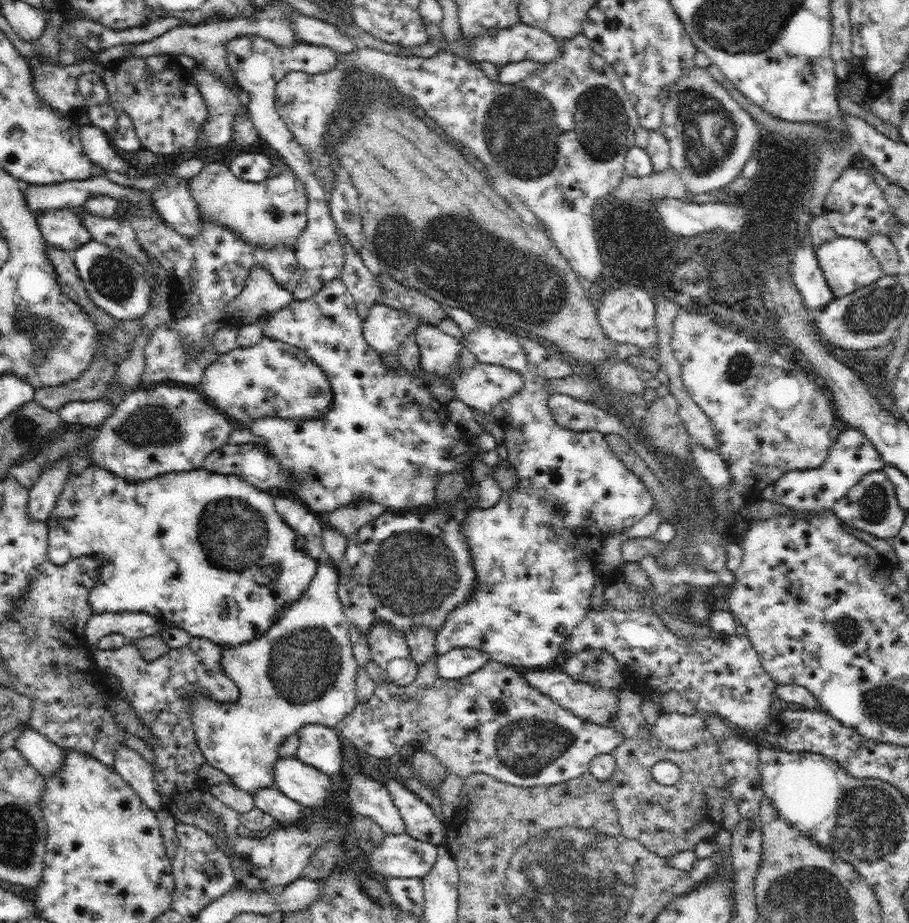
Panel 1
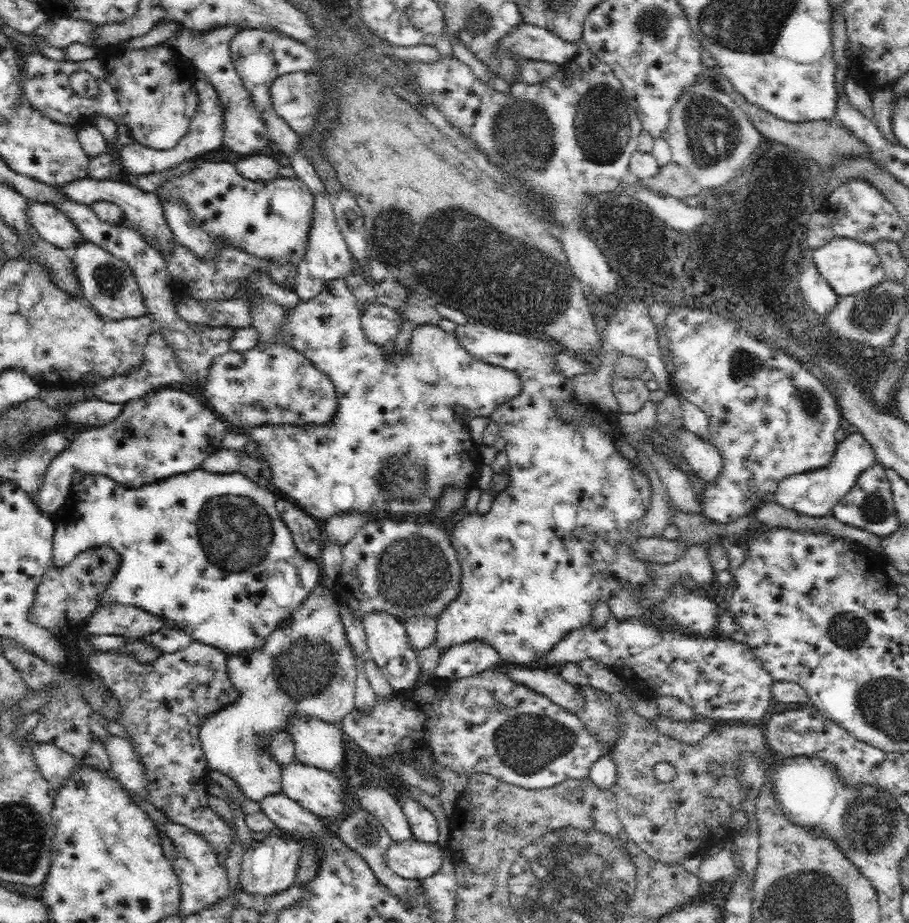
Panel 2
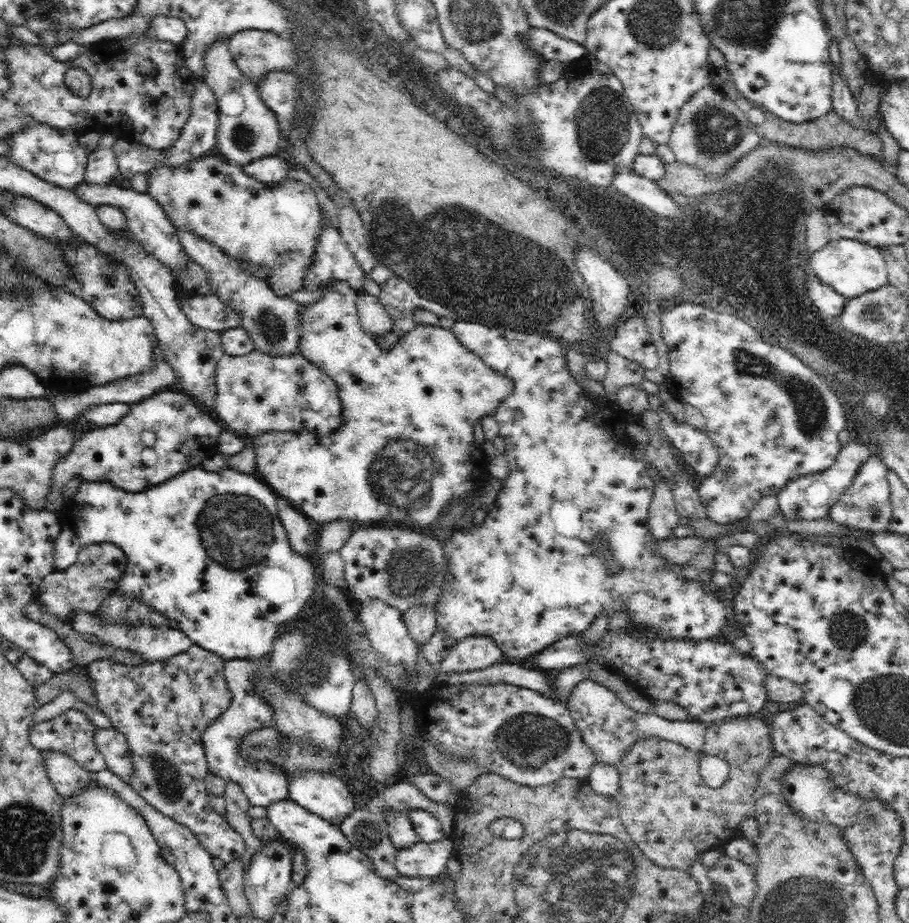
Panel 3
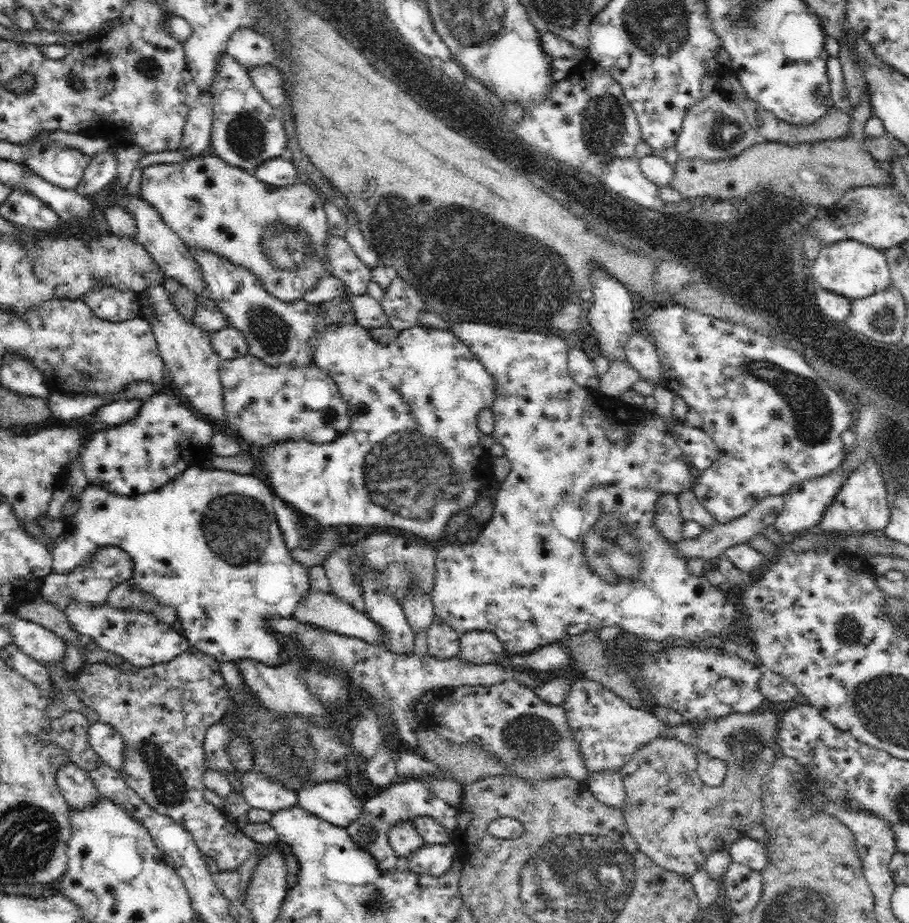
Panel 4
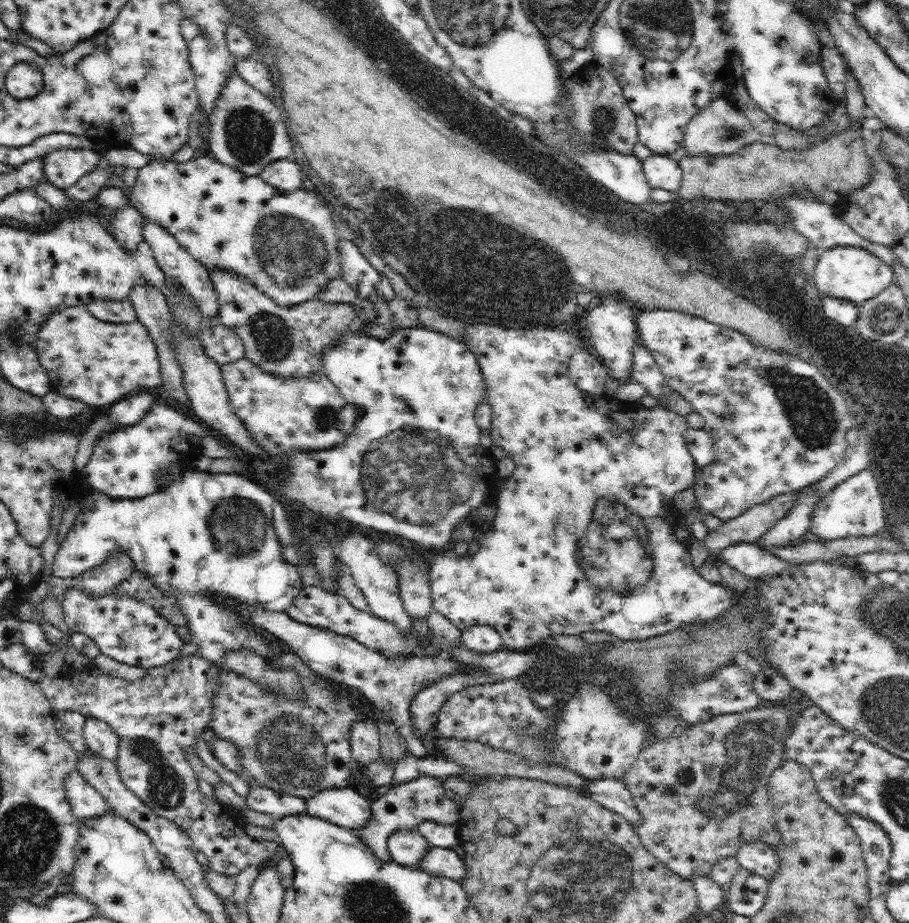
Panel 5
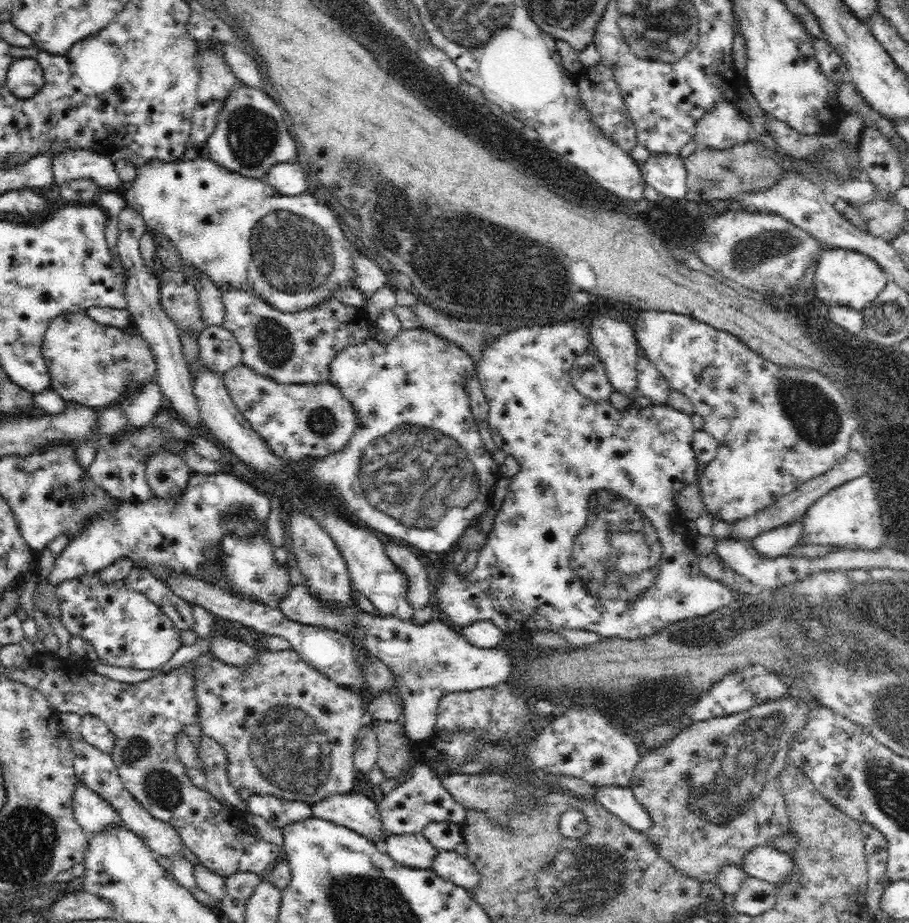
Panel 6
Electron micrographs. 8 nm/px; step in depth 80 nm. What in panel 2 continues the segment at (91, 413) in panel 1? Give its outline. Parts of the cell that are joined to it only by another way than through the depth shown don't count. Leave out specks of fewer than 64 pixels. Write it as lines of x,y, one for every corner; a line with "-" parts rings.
92,398
70,404
70,408
65,410
65,417
71,423
77,422
100,427
112,422
122,412
122,409
123,404

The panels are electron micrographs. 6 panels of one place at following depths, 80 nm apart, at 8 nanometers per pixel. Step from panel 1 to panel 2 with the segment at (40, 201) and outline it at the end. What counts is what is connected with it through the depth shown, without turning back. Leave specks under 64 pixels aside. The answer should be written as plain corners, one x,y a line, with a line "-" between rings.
90,177
83,178
82,180
74,180
74,182
58,186
56,189
66,199
80,204
93,205
100,201
108,201
118,205
123,210
126,225
129,228
141,234
144,239
149,238
149,240
153,240
152,247
156,247
160,253
172,252
172,240
175,239
174,233
172,233
172,229
168,226
163,213
162,202
160,202
160,197
158,197
156,192
144,192
141,188
132,186
132,184
114,181
112,178
98,180

